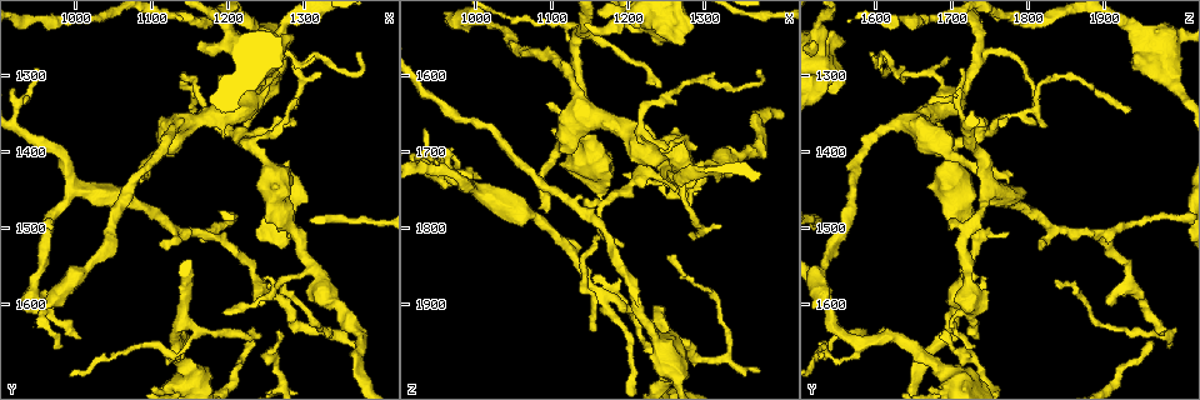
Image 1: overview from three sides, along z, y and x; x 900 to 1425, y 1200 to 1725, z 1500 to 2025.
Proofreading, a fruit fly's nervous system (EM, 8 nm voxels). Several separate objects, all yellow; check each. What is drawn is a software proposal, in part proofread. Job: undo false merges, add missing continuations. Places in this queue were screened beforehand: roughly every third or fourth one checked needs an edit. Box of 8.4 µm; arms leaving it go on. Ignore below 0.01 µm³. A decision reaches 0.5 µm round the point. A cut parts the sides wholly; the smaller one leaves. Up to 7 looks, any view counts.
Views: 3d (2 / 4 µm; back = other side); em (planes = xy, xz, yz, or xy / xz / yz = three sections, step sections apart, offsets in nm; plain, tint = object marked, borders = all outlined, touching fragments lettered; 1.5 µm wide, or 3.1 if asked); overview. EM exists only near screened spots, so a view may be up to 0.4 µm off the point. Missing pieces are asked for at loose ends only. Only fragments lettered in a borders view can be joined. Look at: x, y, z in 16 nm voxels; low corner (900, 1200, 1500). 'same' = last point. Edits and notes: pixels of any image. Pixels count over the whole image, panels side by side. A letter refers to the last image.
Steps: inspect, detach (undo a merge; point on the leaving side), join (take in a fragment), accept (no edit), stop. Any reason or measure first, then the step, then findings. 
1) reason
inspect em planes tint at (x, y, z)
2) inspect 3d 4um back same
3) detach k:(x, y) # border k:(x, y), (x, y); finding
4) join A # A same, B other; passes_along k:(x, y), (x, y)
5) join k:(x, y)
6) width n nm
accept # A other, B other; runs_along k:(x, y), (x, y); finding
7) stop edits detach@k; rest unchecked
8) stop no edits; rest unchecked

tapers out
inspect em xz step 4 tint at (1160, 1345, 1935)

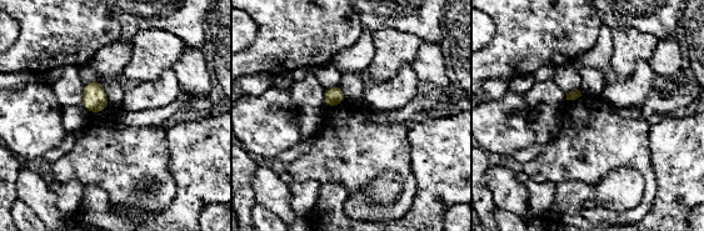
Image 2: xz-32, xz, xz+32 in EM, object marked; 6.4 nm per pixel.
inspect em xz step 4 borders same

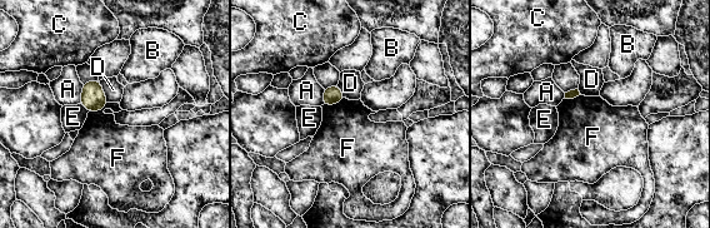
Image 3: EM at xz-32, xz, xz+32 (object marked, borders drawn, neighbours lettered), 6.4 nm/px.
accept # A other, B other, C other, D other, E other, F other; border 3:(345, 98), (336, 103), (323, 105); none of them fits

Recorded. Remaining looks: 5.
a fork
inspect em planes borders at (1145, 1360, 1650)

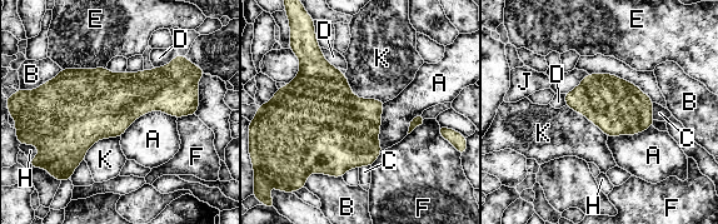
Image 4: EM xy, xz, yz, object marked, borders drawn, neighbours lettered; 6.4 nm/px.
accept # A other, B other, C other, D other, E other, F other, H other, J other, K other; border 4:(344, 74), (355, 95), (385, 101); continuous, no second neuron

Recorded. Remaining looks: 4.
narrows sharply
inspect em planes tint at (1205, 1490, 1965)

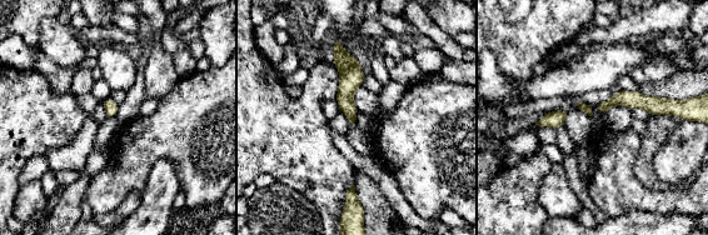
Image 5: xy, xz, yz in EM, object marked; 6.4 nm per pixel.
inspect em planes borders same

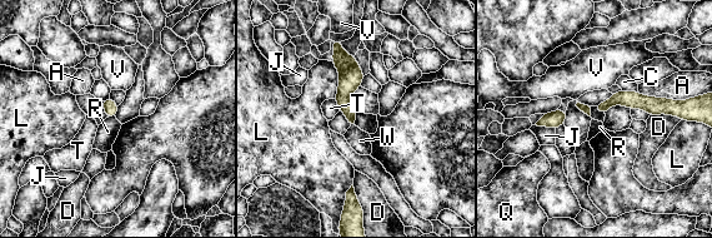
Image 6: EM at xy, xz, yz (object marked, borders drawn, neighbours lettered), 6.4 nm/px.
width 70 nm
accept # A other, C other, D other, J other, L other, Q other, R other, T other, V other, W other; runs_along 6:(337, 45), (352, 123); all the same neuron

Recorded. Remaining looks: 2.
stop no edits; rest unchecked

